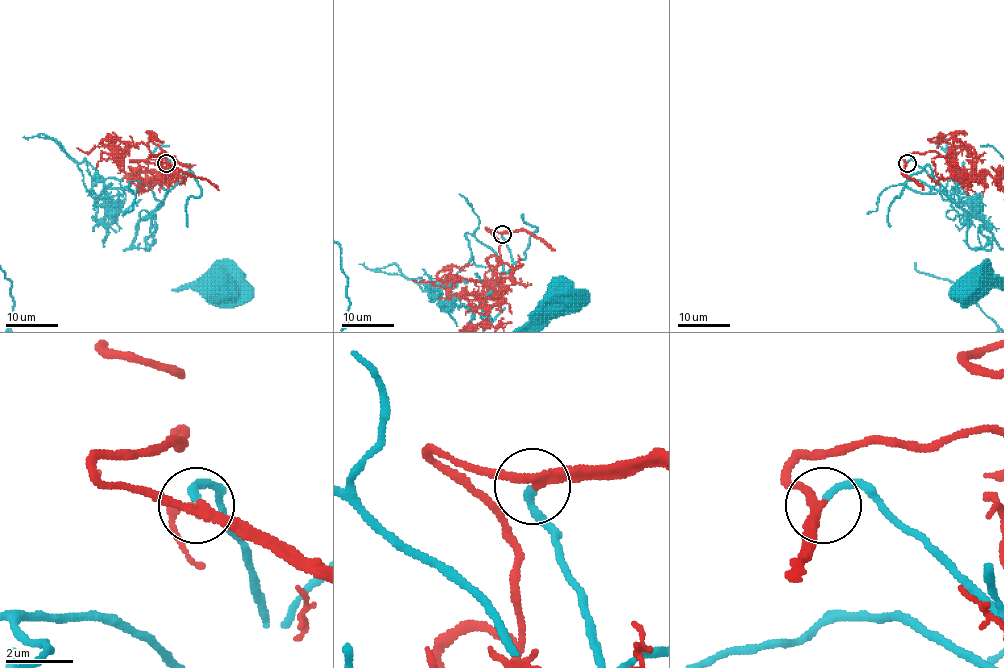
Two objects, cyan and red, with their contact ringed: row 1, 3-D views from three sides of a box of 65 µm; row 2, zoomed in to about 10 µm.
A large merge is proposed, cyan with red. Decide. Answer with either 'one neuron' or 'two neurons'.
one neuron

